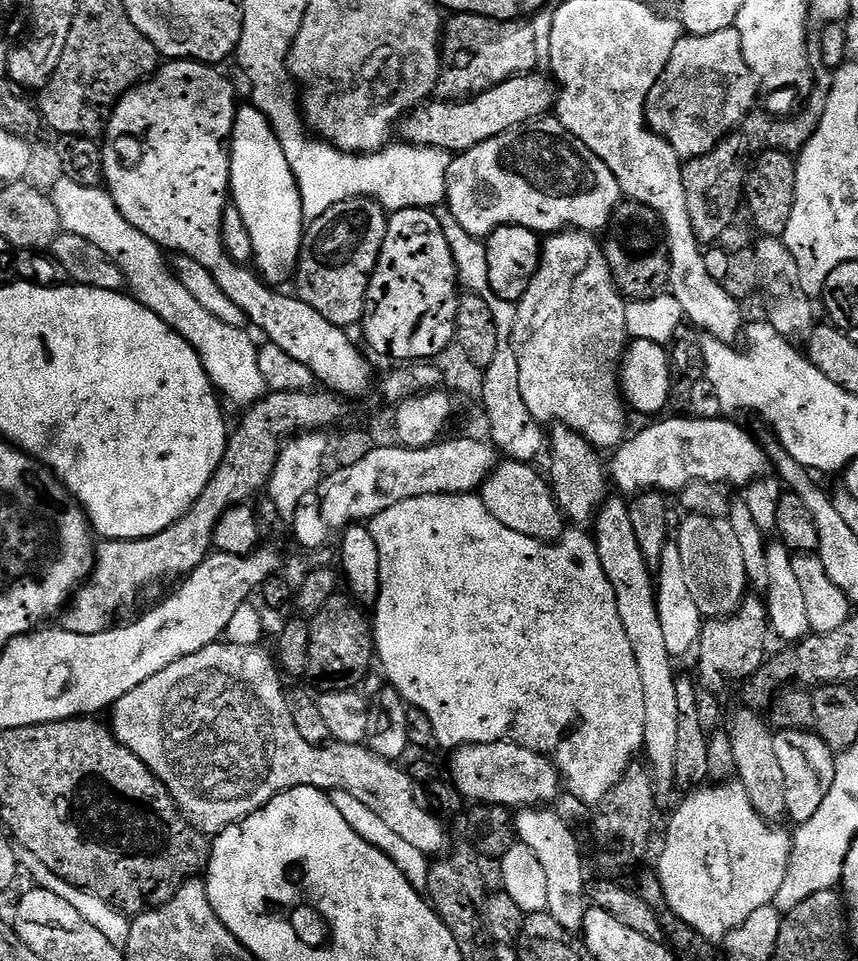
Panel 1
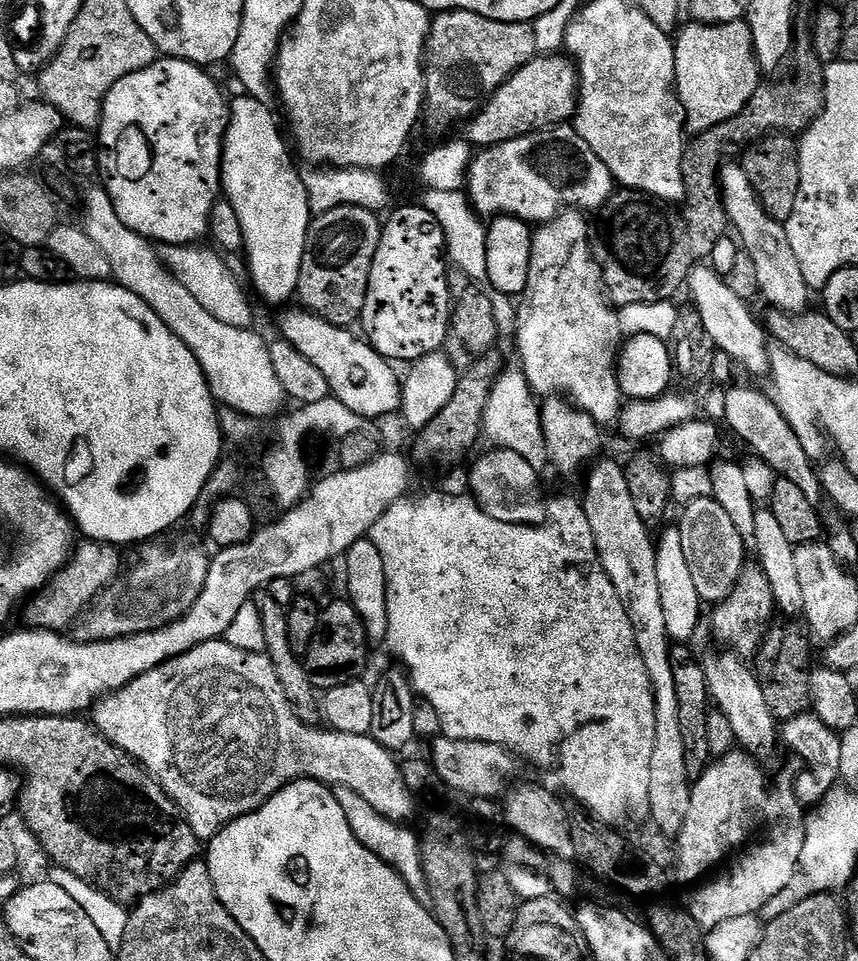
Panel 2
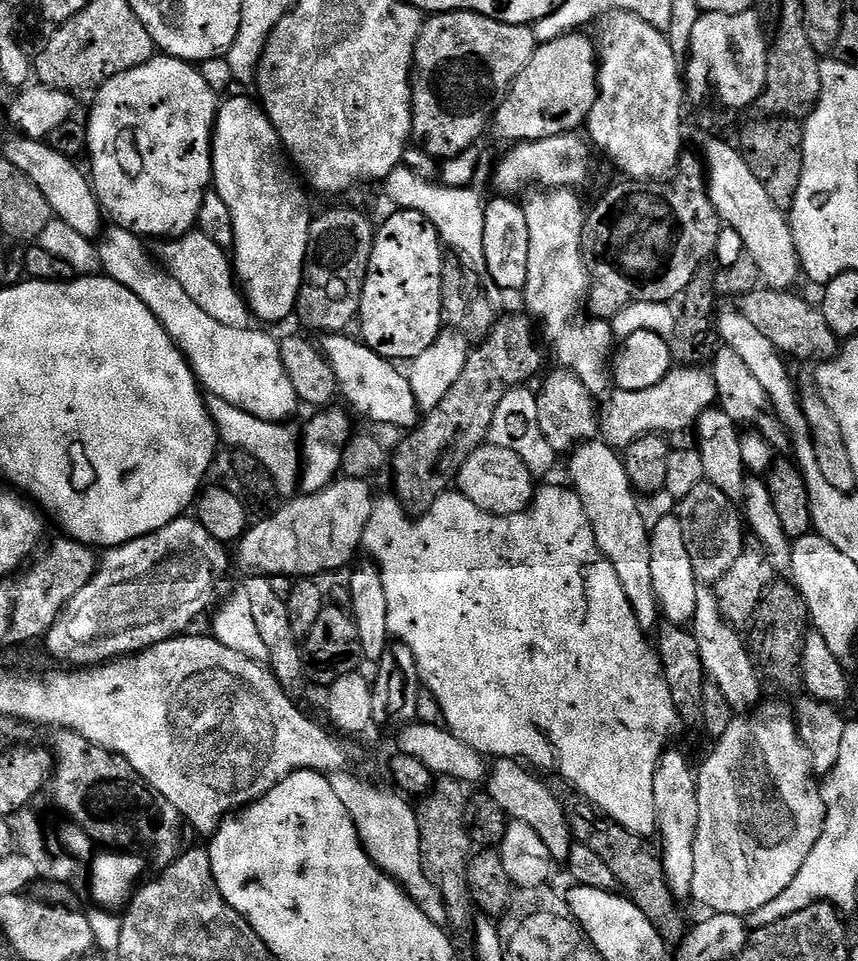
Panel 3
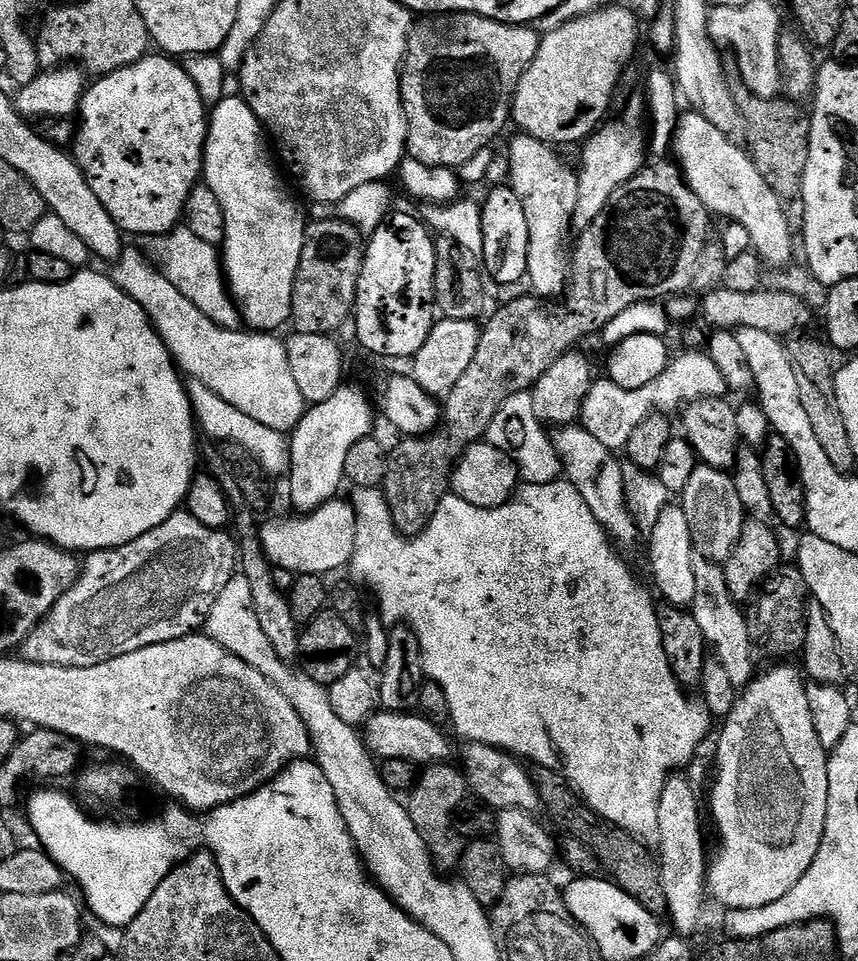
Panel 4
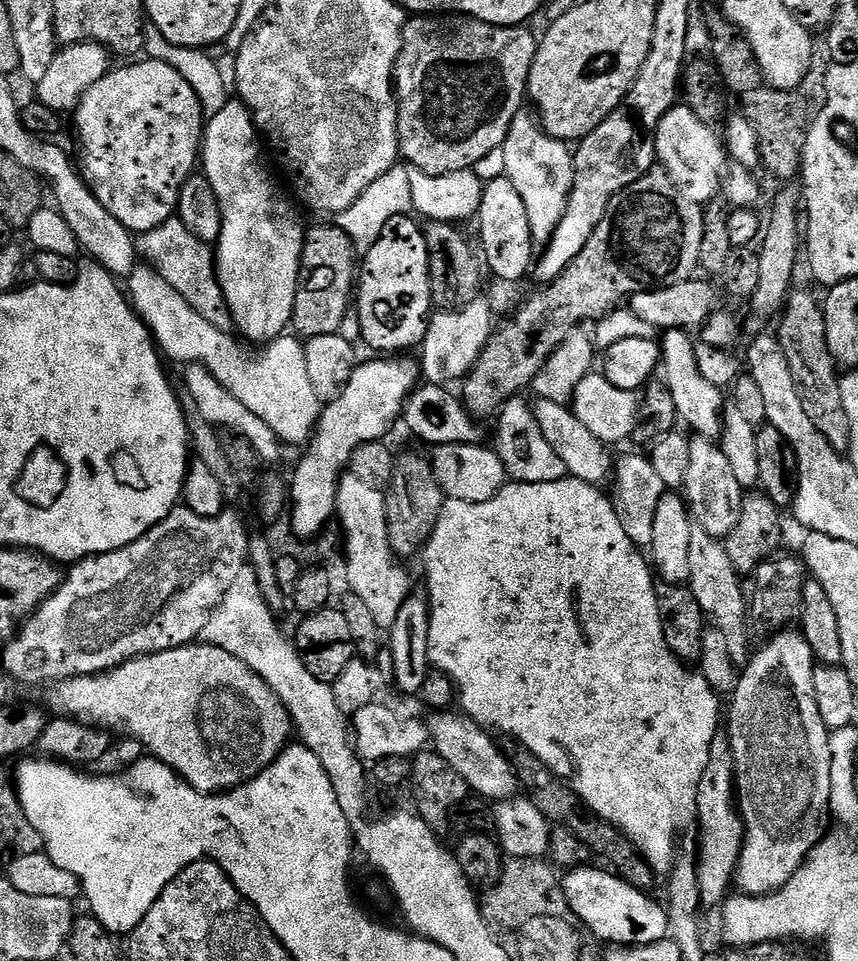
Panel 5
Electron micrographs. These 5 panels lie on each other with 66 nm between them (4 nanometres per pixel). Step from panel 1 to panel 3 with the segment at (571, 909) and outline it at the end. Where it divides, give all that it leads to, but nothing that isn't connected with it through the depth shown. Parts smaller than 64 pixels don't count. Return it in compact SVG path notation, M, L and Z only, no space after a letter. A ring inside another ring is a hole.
M497 759L491 765L488 773L487 794L490 798L494 798L494 802L498 802L498 806L502 806L509 821L526 822L526 826L530 826L530 830L534 830L534 834L538 834L538 838L542 838L542 842L546 842L553 861L567 861L574 841L566 814L562 810L558 798L552 793L551 787L547 783L544 785L538 777L531 776L531 774L536 775L529 771L519 759Z

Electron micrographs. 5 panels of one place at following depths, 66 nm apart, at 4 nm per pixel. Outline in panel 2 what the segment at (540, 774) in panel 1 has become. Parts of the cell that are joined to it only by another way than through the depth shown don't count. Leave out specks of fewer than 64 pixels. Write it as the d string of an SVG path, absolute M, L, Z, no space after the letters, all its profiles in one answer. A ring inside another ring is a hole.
M443 734L437 735L437 737L432 744L430 759L433 768L436 769L439 783L453 788L456 792L461 792L464 798L496 800L503 797L509 791L513 781L517 779L515 776L518 760L507 748L490 742L459 740Z

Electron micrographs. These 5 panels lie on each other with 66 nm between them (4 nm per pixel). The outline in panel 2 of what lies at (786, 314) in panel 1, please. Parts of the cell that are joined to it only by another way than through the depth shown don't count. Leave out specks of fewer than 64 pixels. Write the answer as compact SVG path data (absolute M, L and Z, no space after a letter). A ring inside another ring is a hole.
M725 163L718 179L728 223L734 232L736 228L735 235L742 245L743 252L750 254L754 267L758 270L758 290L762 300L772 304L768 306L777 312L799 314L809 311L810 289L806 277L802 275L802 266L798 266L798 258L794 258L787 227L781 221L770 218L770 214L766 214L762 202L756 196L754 186L750 186L750 178L746 178L746 170L739 163Z

